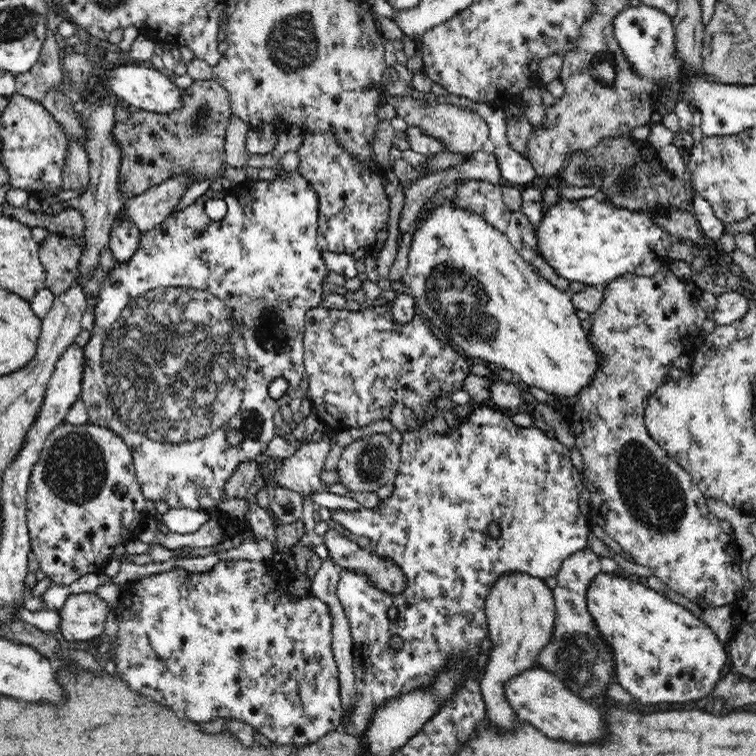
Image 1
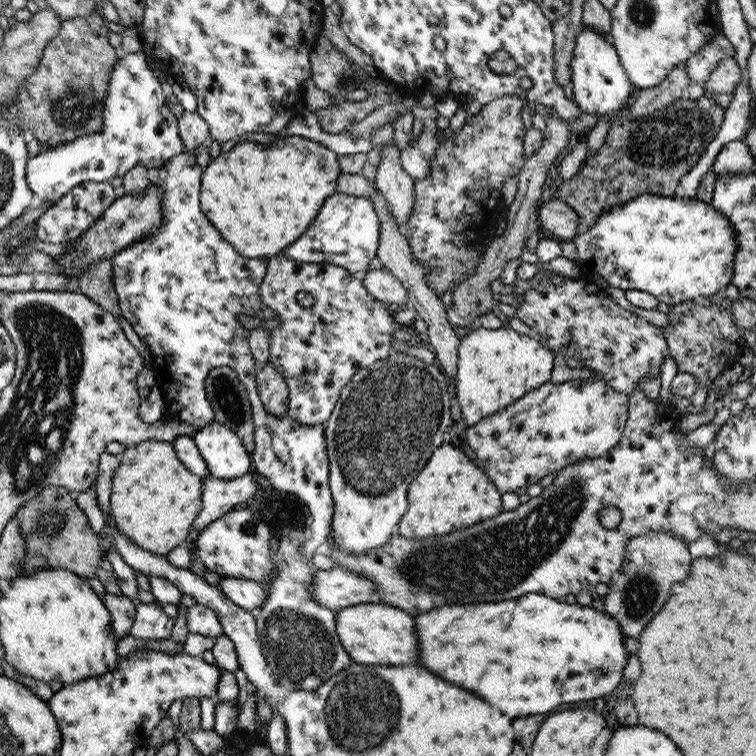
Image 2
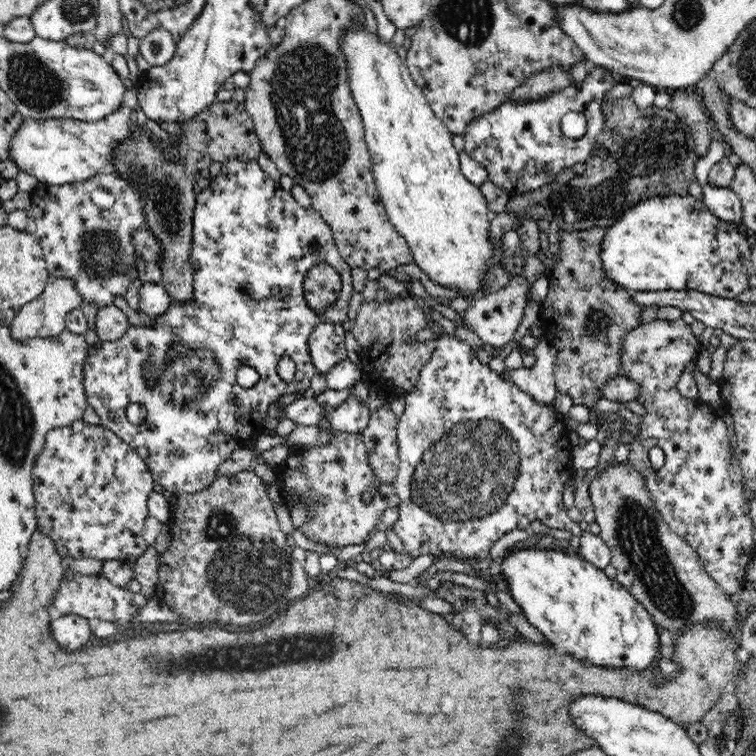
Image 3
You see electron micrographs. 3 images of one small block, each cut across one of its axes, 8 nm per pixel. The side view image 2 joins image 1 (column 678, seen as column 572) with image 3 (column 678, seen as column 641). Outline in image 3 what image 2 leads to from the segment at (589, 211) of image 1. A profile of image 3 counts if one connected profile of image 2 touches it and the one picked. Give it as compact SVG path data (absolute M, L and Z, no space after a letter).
M691 195L650 198L630 208L615 223L605 228L601 261L610 280L628 291L697 290L723 299L736 299L746 291L748 278L754 274L750 244L736 225L712 214L703 201Z

